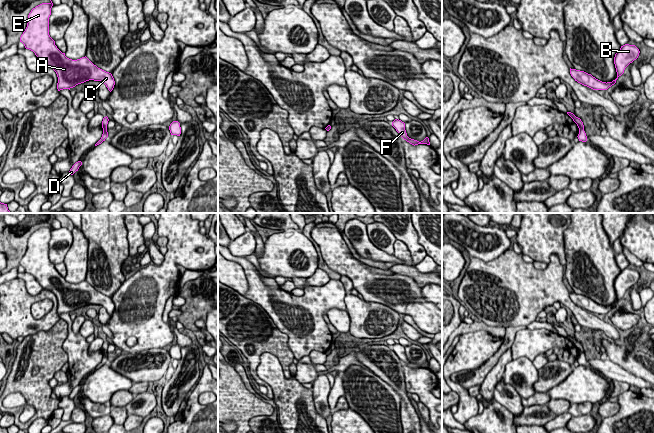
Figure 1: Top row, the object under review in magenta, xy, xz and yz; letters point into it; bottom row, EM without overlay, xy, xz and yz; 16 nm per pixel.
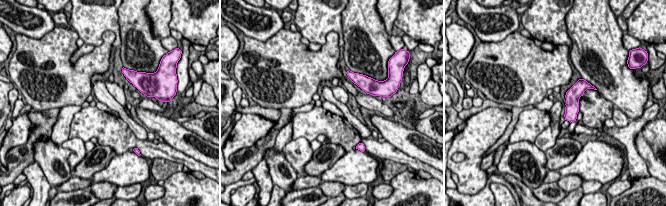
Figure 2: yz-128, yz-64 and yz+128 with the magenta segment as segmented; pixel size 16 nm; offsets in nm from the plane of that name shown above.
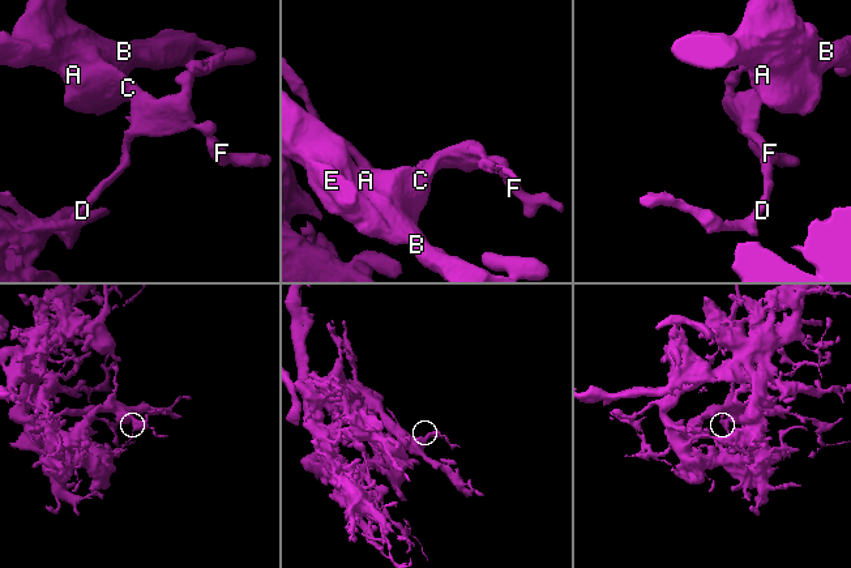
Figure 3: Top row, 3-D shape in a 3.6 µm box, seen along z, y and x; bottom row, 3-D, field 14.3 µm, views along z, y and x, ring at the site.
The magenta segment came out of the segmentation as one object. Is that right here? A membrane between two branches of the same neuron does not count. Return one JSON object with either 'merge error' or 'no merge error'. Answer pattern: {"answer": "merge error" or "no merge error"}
{"answer": "merge error"}

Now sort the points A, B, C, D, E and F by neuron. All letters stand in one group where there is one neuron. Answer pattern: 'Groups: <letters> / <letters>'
Groups: A B C E F / D

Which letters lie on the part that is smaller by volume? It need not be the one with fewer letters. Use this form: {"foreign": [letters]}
{"foreign": ["D"]}

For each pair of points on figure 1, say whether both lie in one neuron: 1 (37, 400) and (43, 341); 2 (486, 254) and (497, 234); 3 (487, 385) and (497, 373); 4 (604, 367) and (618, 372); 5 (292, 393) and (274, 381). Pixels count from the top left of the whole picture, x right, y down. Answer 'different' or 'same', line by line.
1: same
2: same
3: same
4: same
5: same

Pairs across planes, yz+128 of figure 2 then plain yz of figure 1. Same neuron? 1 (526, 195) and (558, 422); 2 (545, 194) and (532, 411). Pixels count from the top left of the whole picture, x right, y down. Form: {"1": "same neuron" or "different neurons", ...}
{"1": "different neurons", "2": "same neuron"}

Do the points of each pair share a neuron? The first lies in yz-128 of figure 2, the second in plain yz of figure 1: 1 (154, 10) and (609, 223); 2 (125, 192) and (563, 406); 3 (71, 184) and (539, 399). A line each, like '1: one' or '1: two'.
1: one
2: two
3: one

